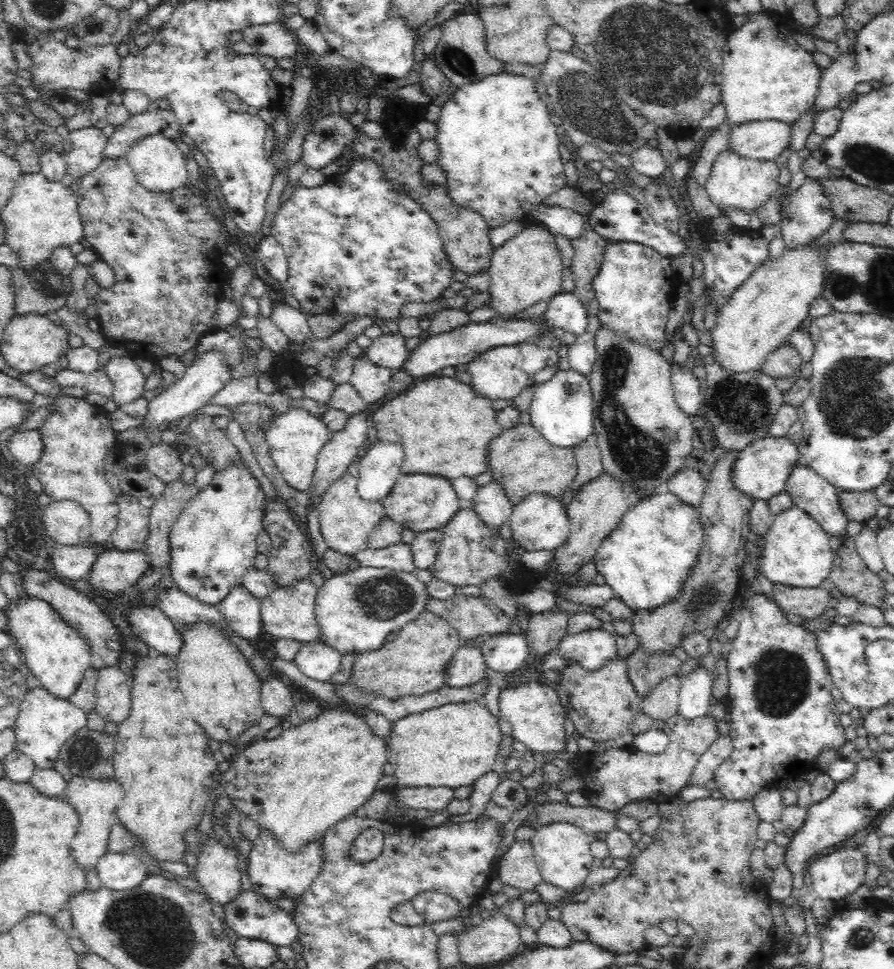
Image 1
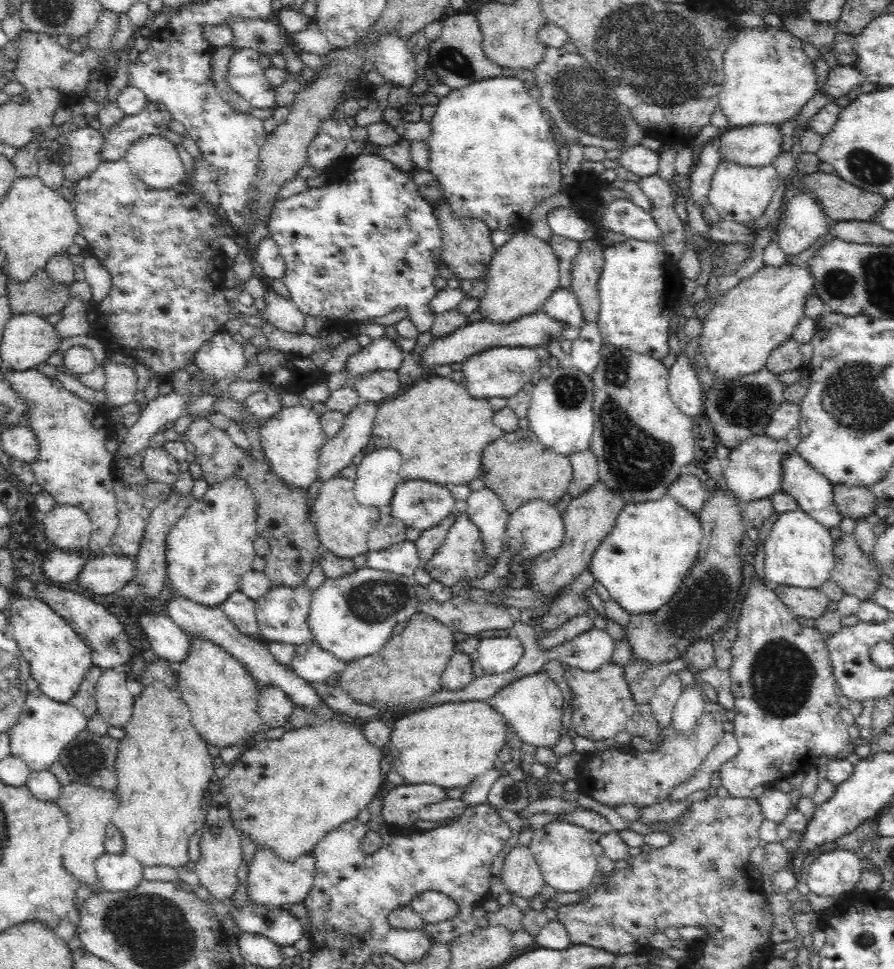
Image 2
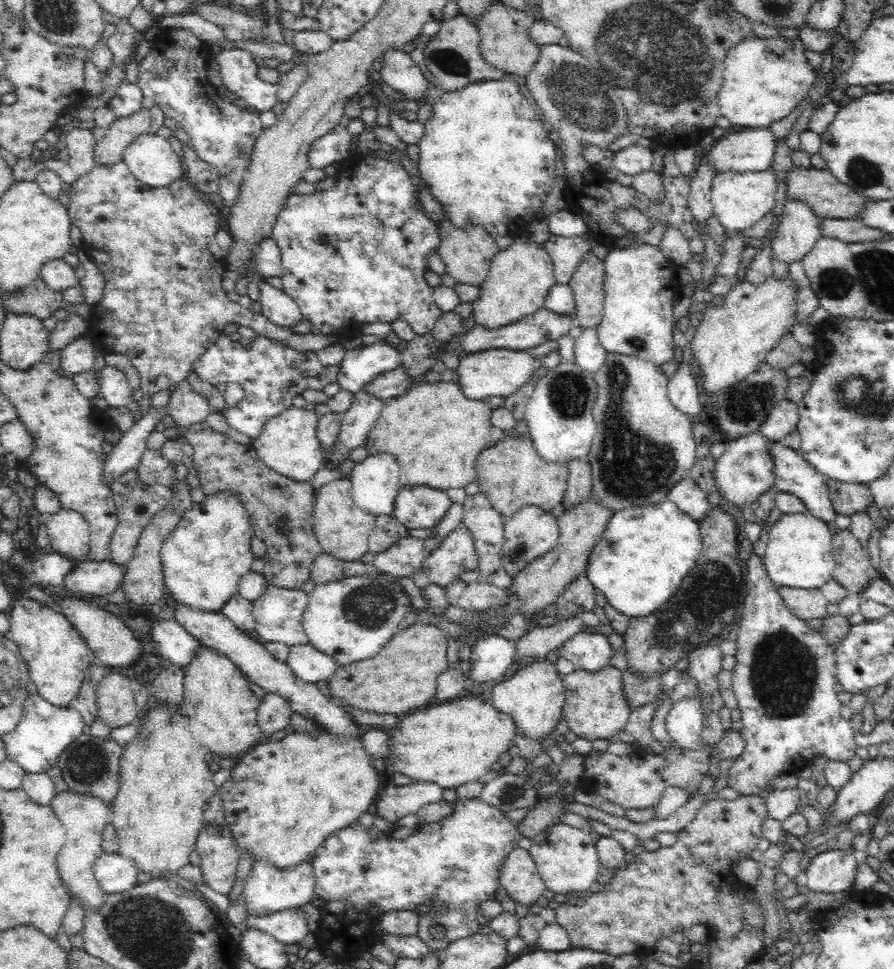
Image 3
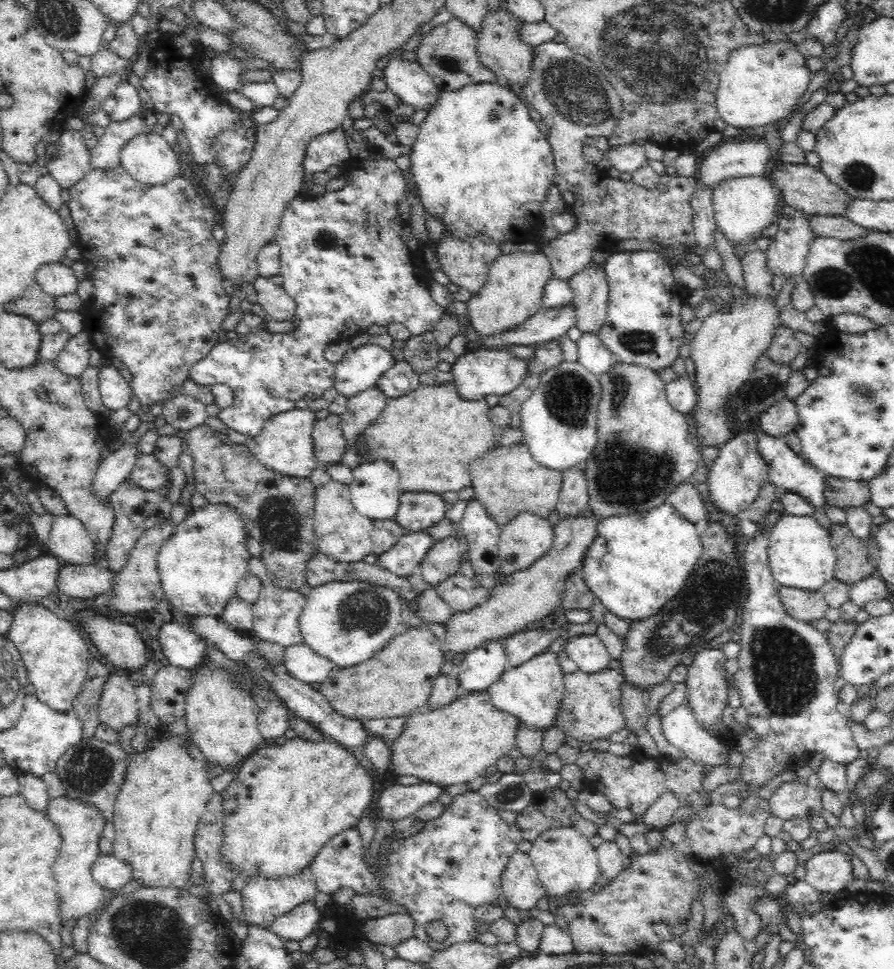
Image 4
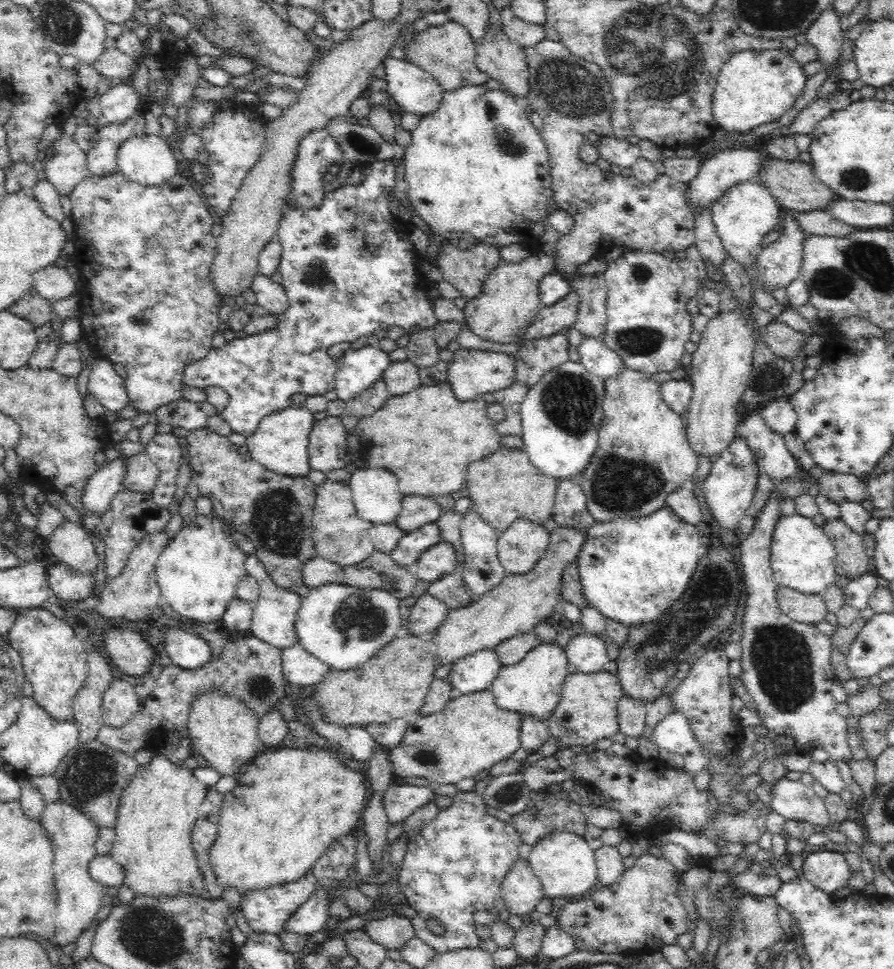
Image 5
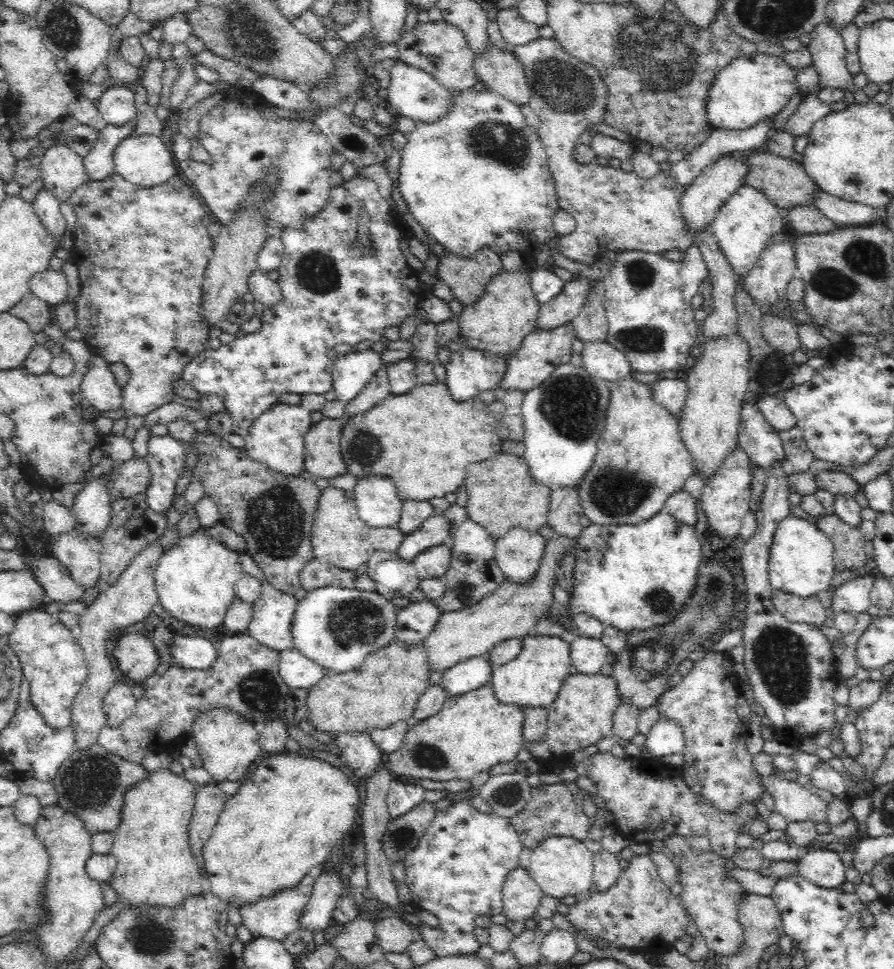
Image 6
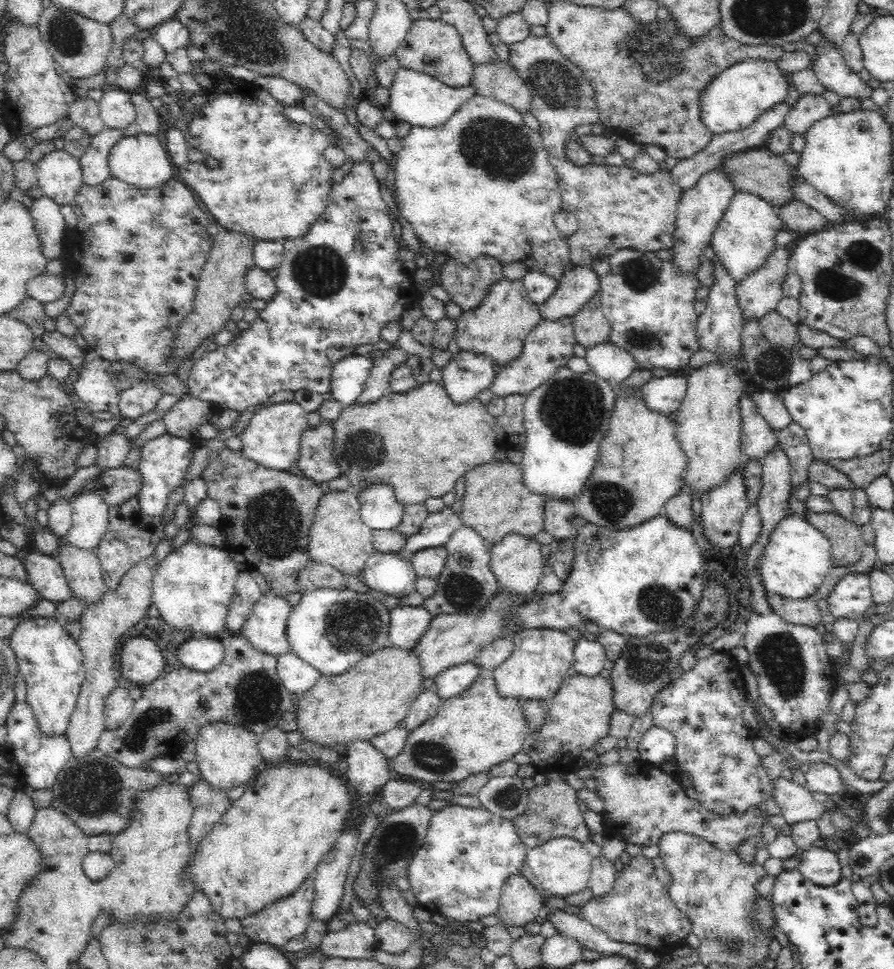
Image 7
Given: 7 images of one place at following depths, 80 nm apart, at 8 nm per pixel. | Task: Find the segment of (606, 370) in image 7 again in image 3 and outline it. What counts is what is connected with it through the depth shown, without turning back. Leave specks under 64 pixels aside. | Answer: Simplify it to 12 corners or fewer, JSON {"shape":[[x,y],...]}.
{"shape":[[597,329],[575,339],[574,360],[594,374],[604,364],[605,348]]}

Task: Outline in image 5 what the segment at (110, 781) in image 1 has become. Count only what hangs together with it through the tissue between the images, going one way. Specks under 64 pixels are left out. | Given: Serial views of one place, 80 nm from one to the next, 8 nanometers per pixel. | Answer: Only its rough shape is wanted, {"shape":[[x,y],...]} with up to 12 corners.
{"shape":[[48,803],[56,843],[56,941],[95,925],[103,886],[89,875],[99,828],[83,809]]}

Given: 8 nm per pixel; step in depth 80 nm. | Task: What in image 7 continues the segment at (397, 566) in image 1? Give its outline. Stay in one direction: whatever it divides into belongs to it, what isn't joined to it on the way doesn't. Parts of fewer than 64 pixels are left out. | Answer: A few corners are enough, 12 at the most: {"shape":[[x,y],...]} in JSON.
{"shape":[[451,508],[429,513],[420,532],[407,538],[410,557],[444,546],[461,524]]}

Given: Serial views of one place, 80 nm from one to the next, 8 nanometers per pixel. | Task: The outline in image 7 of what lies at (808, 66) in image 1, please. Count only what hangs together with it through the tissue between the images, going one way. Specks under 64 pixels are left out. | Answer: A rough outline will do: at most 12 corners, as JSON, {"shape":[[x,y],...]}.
{"shape":[[745,58],[700,98],[710,133],[751,126],[788,96],[776,61]]}

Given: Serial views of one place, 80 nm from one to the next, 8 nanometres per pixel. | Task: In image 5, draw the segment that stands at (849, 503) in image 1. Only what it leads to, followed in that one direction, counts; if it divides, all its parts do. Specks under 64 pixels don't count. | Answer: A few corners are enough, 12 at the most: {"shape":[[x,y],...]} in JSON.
{"shape":[[823,473],[819,494],[838,506],[868,499],[867,482]]}

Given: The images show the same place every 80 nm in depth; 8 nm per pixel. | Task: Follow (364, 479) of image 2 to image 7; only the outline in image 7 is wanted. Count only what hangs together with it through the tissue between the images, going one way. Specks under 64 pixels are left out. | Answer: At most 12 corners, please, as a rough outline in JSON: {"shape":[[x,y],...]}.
{"shape":[[390,484],[357,494],[361,520],[372,530],[394,530],[404,508]]}

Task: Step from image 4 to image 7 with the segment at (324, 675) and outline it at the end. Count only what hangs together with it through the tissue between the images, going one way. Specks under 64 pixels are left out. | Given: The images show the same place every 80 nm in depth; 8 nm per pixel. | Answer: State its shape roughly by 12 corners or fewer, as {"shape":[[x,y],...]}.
{"shape":[[292,649],[279,654],[278,676],[291,693],[310,690],[320,671]]}

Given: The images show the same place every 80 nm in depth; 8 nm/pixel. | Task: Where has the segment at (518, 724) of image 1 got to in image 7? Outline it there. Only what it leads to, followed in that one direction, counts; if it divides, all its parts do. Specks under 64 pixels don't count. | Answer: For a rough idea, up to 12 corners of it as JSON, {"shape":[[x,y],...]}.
{"shape":[[525,628],[492,673],[500,698],[546,700],[573,663],[564,630]]}

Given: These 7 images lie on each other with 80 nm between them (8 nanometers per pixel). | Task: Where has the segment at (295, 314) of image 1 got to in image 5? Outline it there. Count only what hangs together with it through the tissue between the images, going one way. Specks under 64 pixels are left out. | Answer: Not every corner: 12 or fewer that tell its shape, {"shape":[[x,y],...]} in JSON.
{"shape":[[263,274],[251,290],[272,316],[290,304],[282,285]]}

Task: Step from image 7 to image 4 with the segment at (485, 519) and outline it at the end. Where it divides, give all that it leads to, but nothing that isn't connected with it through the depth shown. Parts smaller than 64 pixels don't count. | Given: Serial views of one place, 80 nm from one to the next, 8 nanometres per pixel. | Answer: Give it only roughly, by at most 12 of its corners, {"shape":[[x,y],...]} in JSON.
{"shape":[[528,445],[500,446],[470,466],[474,497],[502,526],[556,510],[564,471]]}

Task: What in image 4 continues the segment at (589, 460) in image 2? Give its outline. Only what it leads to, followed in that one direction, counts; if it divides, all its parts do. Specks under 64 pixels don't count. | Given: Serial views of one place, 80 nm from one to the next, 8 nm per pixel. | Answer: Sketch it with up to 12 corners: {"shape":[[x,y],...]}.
{"shape":[[583,465],[564,471],[560,518],[590,508]]}

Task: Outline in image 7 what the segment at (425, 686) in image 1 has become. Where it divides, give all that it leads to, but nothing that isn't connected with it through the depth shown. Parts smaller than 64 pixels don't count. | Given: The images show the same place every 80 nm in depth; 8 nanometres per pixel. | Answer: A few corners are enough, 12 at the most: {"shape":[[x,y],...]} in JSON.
{"shape":[[390,645],[299,694],[318,748],[371,741],[424,692],[420,655]]}

